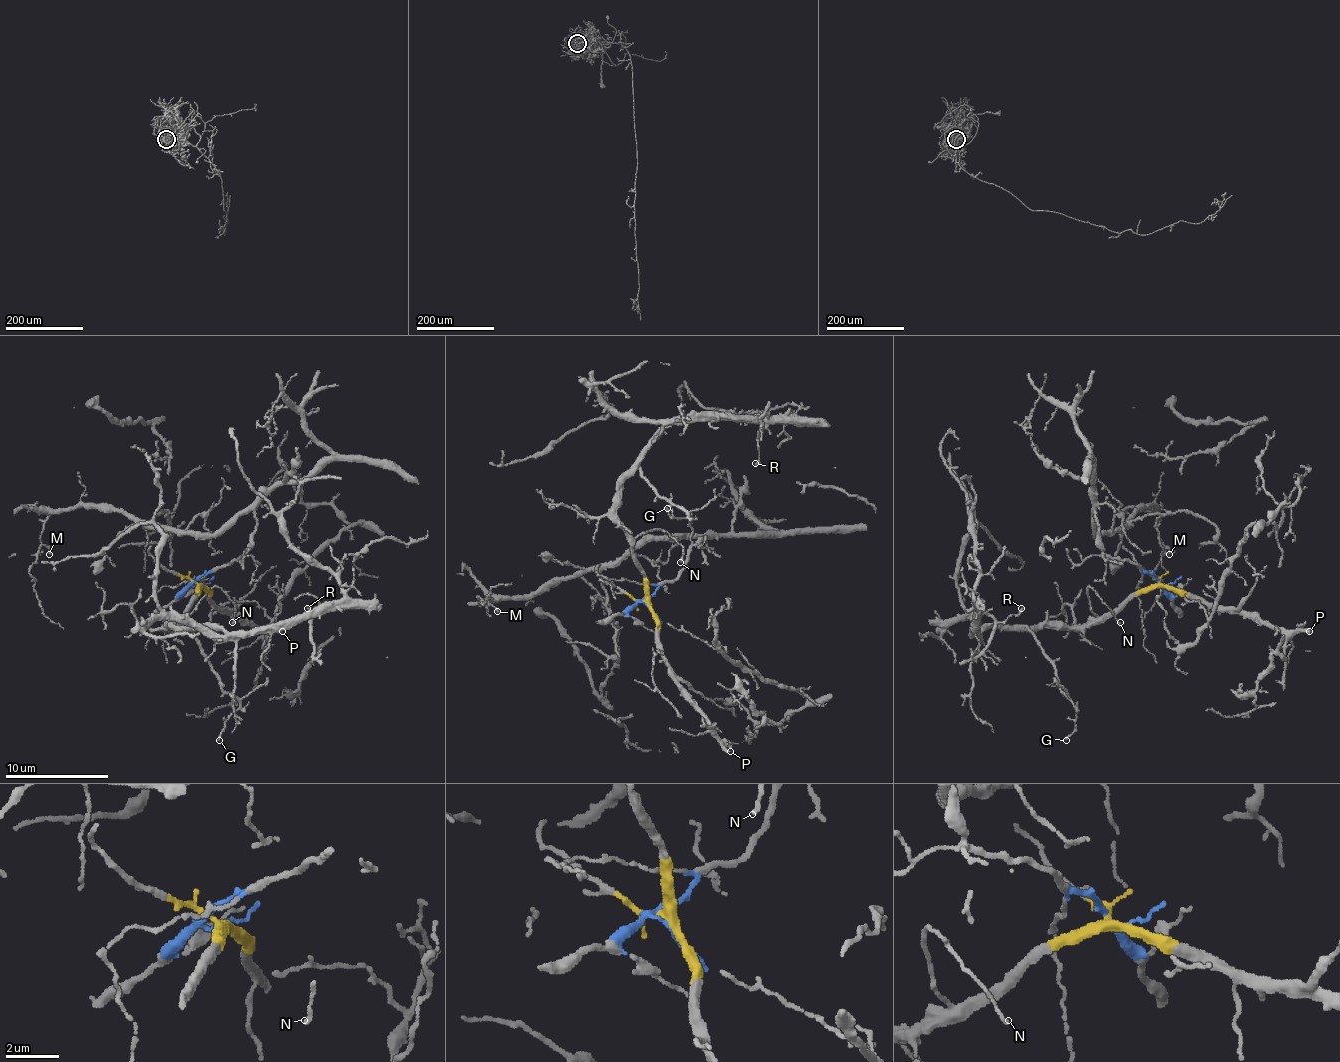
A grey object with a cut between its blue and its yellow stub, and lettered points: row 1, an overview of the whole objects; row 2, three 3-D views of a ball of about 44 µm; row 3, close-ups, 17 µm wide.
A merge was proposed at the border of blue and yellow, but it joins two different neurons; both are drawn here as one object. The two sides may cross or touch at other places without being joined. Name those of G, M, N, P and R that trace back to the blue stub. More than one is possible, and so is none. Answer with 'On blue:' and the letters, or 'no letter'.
On blue: M

